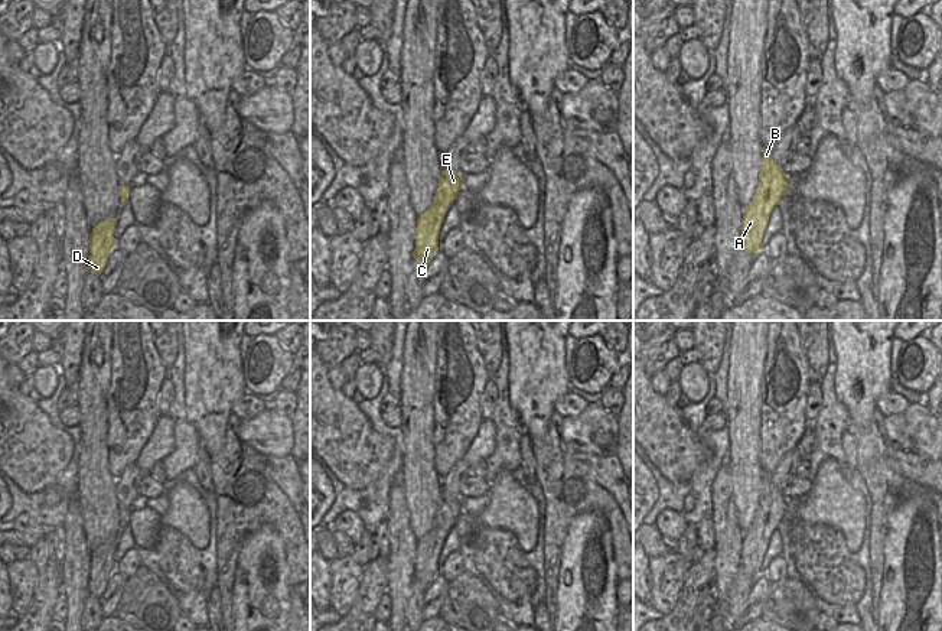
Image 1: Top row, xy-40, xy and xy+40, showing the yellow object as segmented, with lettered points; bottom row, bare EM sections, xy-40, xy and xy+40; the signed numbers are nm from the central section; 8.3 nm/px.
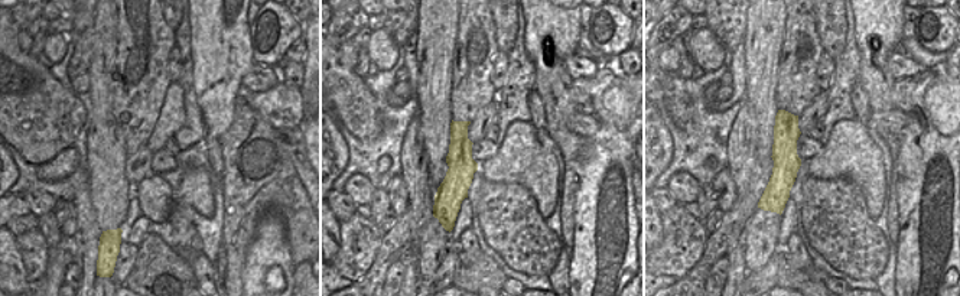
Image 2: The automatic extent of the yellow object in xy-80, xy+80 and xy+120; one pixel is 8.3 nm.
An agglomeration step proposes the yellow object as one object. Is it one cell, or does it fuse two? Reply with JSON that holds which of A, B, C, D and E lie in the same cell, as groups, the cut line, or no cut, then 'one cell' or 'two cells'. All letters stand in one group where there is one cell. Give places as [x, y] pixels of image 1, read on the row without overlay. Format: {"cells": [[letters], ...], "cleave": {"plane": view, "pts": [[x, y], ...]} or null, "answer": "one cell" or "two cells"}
{"cells": [["A", "B", "C", "D", "E"]], "cleave": null, "answer": "one cell"}

